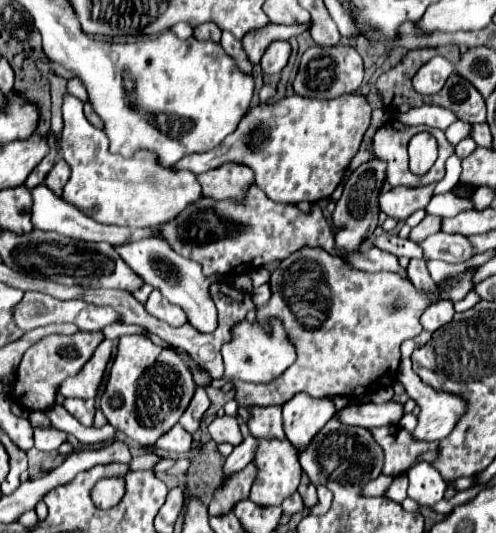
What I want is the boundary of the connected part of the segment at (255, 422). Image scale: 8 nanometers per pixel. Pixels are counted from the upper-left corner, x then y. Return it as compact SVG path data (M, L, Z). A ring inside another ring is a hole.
M252 407L252 419L248 421L250 433L256 437L264 437L270 441L270 437L282 437L286 439L284 433L282 407Z

